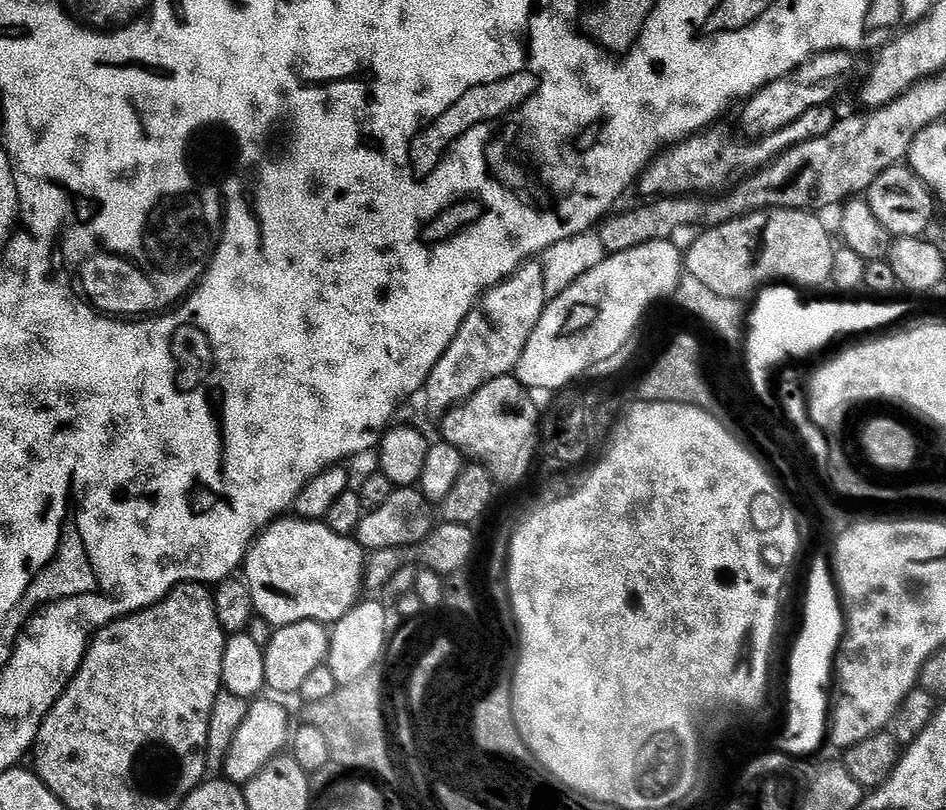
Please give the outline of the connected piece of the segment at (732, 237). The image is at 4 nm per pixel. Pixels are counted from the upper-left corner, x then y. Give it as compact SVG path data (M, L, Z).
M764 214L738 216L720 227L705 231L694 244L685 249L682 258L683 271L690 275L704 288L720 297L739 299L740 290L744 290L750 282L750 266L752 266L752 250L761 240L768 217Z

